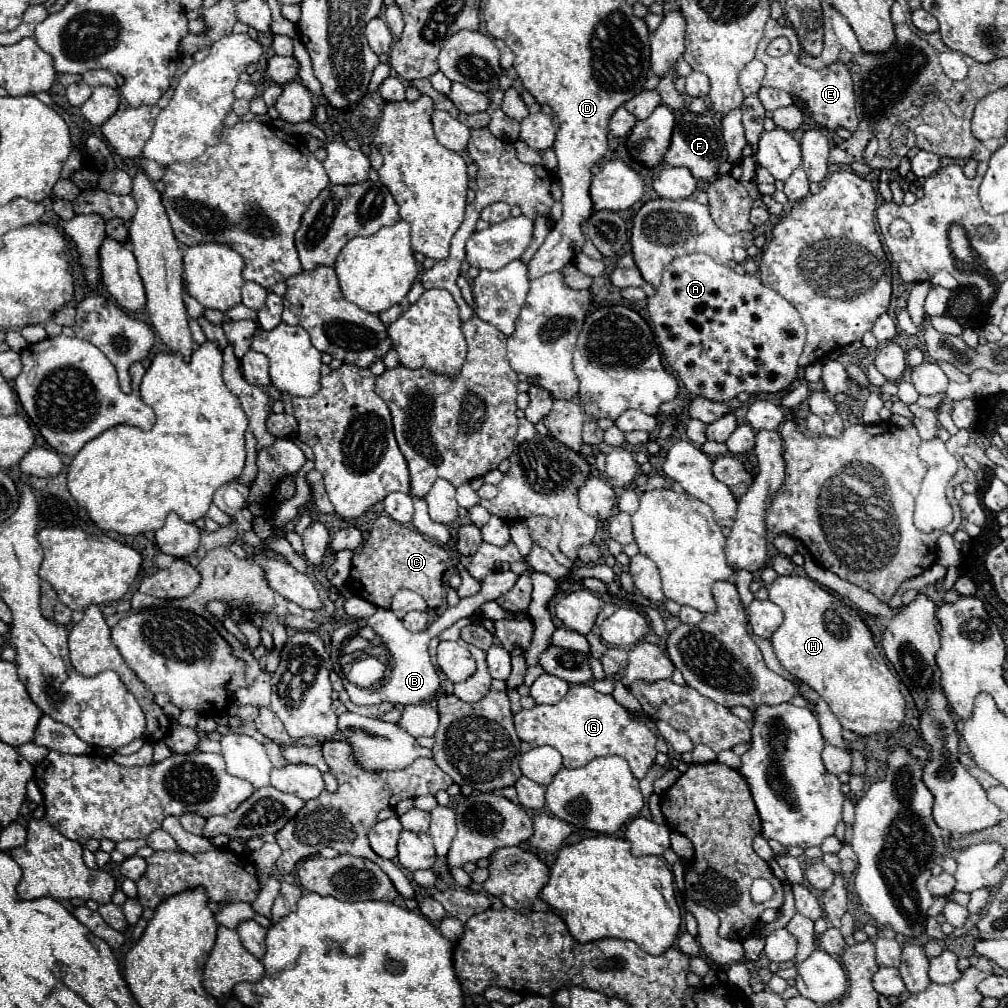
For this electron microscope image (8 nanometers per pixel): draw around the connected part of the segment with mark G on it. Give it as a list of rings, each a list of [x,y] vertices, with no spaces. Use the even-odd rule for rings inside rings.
[[[572,685],[566,697],[556,705],[534,705],[514,715],[516,733],[530,745],[552,745],[564,757],[564,767],[584,767],[594,757],[624,757],[636,779],[644,779],[656,757],[656,735],[646,721],[632,717],[612,695],[592,689],[592,685]]]

